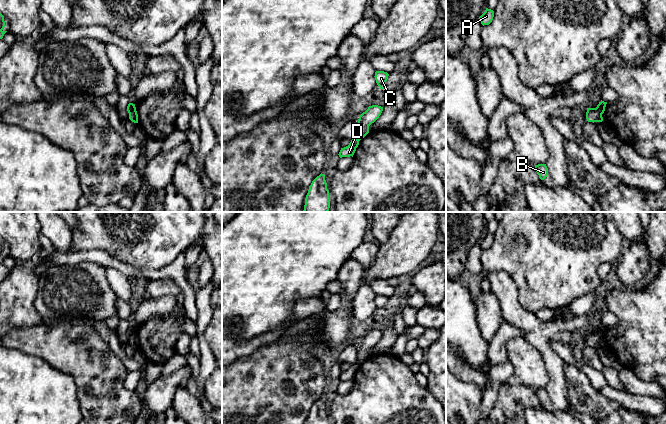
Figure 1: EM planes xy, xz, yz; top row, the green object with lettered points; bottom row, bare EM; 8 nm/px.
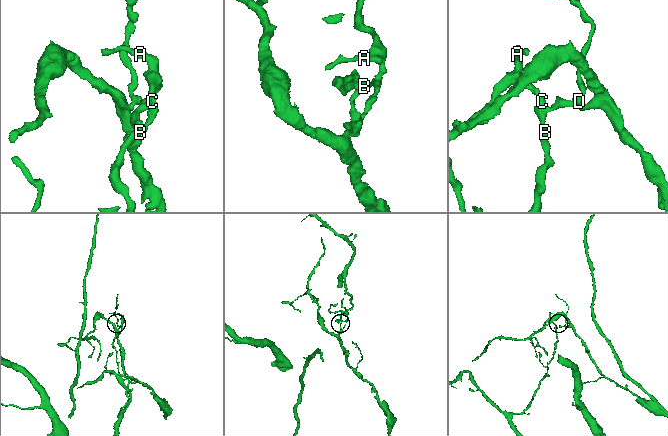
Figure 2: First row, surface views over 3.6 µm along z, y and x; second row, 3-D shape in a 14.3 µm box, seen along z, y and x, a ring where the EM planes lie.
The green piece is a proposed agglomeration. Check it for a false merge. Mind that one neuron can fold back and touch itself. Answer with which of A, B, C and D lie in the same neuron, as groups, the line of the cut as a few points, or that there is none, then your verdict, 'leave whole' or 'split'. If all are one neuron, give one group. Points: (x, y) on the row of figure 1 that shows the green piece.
groups A B C / D; cut yz (595, 108), (601, 114); split

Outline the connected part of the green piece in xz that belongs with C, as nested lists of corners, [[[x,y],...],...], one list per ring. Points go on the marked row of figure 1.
[[[376,71],[375,72],[375,80],[377,85],[380,87],[380,89],[386,89],[386,81],[388,79],[389,74],[384,71]]]

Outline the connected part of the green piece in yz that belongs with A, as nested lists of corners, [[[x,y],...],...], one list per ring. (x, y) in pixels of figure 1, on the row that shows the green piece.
[[[486,8],[485,12],[479,17],[481,24],[484,25],[489,25],[494,17],[494,11],[491,9]]]

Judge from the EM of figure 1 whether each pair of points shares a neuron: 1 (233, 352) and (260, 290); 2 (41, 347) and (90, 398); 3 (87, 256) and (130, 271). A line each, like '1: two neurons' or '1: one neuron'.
1: two neurons
2: one neuron
3: one neuron

